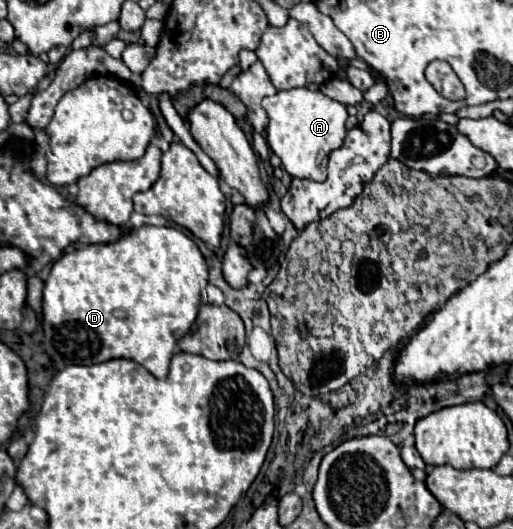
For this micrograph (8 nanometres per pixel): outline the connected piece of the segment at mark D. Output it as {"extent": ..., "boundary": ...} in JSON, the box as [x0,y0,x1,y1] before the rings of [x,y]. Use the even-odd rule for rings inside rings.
{"extent":[42,225,208,379],"boundary":[[[142,225],[138,229],[132,229],[130,233],[122,235],[120,241],[116,243],[108,243],[108,245],[88,245],[84,249],[76,249],[72,253],[64,253],[50,271],[50,277],[44,283],[44,301],[42,301],[42,327],[44,327],[44,347],[48,357],[58,365],[58,367],[66,367],[66,365],[92,365],[92,363],[104,363],[110,359],[132,359],[136,363],[140,363],[142,367],[146,367],[156,379],[166,379],[168,375],[168,365],[172,355],[178,349],[178,341],[190,331],[190,325],[194,325],[196,317],[198,317],[198,309],[200,309],[200,291],[202,287],[208,285],[208,267],[206,261],[200,253],[200,249],[196,247],[196,243],[192,239],[188,239],[182,231],[172,229],[172,227],[156,227],[156,225]],[[122,309],[128,319],[118,319],[116,311]]]}

